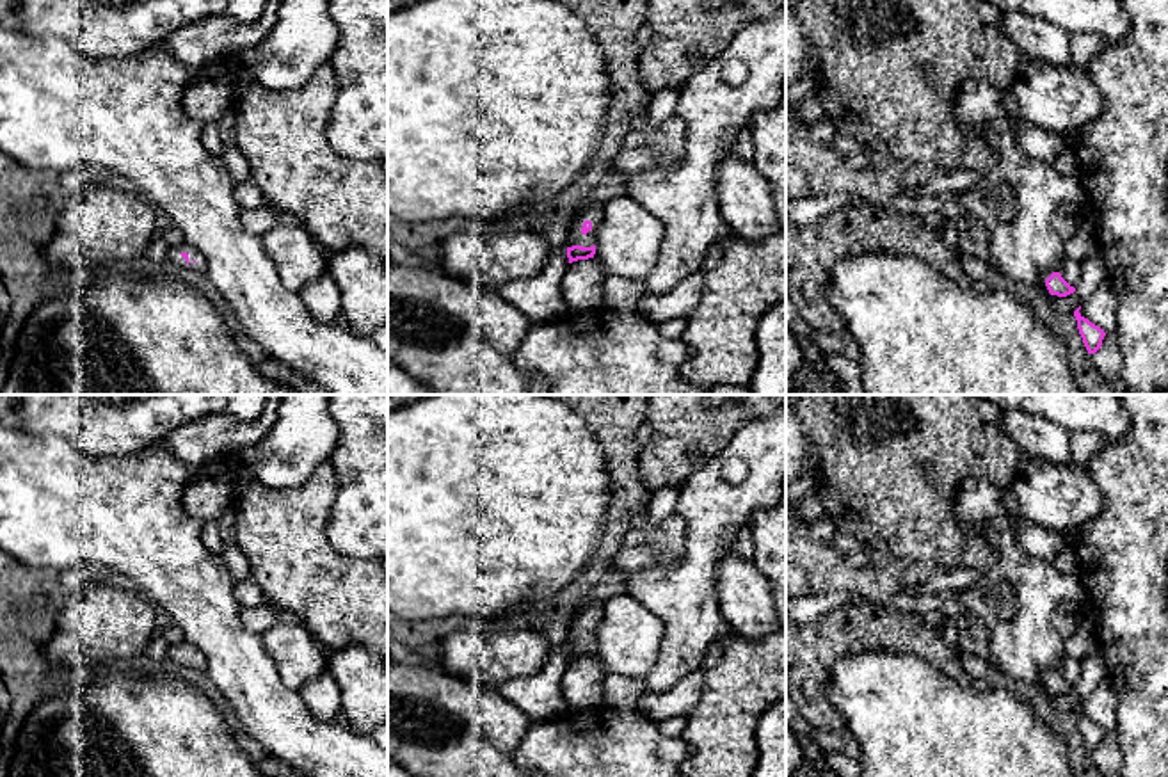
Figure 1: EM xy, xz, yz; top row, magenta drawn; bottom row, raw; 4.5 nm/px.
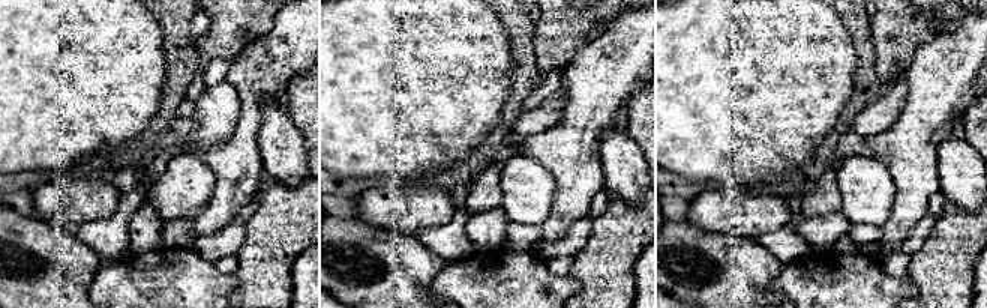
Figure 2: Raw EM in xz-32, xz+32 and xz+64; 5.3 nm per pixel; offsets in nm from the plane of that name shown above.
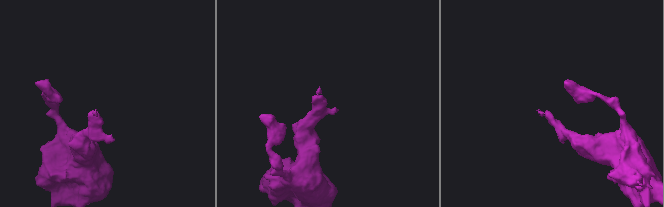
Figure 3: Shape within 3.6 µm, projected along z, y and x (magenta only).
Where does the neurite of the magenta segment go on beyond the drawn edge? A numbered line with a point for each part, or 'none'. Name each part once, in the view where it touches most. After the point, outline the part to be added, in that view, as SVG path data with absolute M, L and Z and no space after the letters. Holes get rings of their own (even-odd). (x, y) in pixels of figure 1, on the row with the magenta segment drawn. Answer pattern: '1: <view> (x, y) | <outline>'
1: xz (592, 212) | M587 203L583 212L571 222L565 247L572 247L572 245L592 247L592 245L596 245L596 233L603 220L603 208L604 208L604 203Z

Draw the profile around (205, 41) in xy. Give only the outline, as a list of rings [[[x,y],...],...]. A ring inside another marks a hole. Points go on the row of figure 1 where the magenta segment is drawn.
[[[267,0],[260,20],[245,25],[231,16],[210,16],[176,28],[156,48],[165,48],[188,71],[238,55],[267,37],[277,18],[281,0]]]

